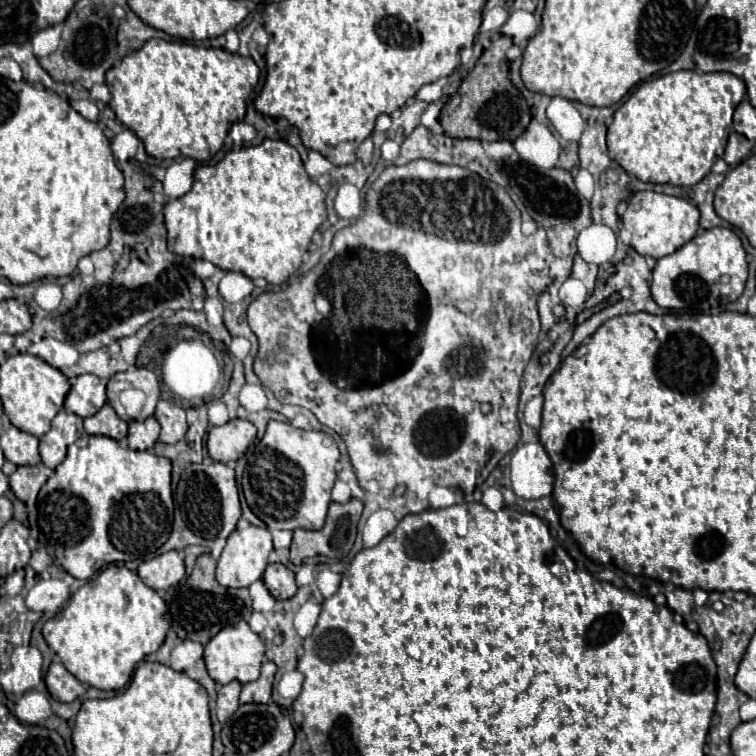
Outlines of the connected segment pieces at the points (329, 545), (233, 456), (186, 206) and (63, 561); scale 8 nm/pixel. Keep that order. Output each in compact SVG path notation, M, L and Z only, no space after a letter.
M351 498L347 504L333 502L329 506L327 522L325 522L325 526L321 530L309 532L309 530L297 528L293 532L291 562L295 566L299 566L301 560L305 560L305 558L317 558L317 562L323 562L323 564L333 564L333 562L343 560L349 554L349 550L353 548L353 542L355 542L355 536L357 536L357 522L361 518L361 512L363 512L363 502L357 500L357 498Z
M229 420L223 426L213 426L207 434L209 456L217 462L235 462L255 442L257 428L249 420Z
M265 138L259 146L231 150L213 166L197 166L191 190L185 196L165 204L163 214L171 252L203 258L221 270L235 270L249 278L265 278L273 286L283 284L301 266L313 234L327 220L325 194L305 172L299 152L287 142L271 138Z
M83 436L69 446L67 458L39 492L37 508L39 528L55 566L61 566L73 578L89 580L111 562L149 558L167 542L173 526L171 462L157 454L129 450L107 436Z

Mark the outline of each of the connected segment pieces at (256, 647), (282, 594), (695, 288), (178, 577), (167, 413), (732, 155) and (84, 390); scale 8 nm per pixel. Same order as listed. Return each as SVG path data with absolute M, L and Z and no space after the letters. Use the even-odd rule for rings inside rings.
M239 622L239 624L223 628L205 646L205 666L207 666L207 672L219 684L227 684L231 680L239 680L241 684L245 684L245 682L257 680L263 656L265 656L265 642L261 640L259 634L255 634L249 628L247 622Z
M269 564L263 574L263 582L277 600L287 600L297 592L295 574L283 564Z
M731 228L699 232L677 252L657 260L653 268L651 294L661 308L689 310L693 314L715 314L715 308L735 302L747 280L747 254L741 238Z
M171 550L167 554L155 556L147 562L143 562L137 568L139 578L147 582L157 592L163 592L175 584L179 584L185 578L185 564L183 564L183 554L177 550Z
M159 400L155 418L161 424L161 436L159 436L161 442L175 444L183 440L187 432L187 420L185 420L185 410L181 406L177 406L171 400Z
M733 132L729 136L729 142L727 142L727 148L725 148L725 156L723 160L729 164L729 166L737 166L741 160L745 160L751 152L751 142L739 134L739 132Z
M81 374L75 378L65 398L65 410L87 418L91 414L97 414L105 400L105 382L95 374Z

